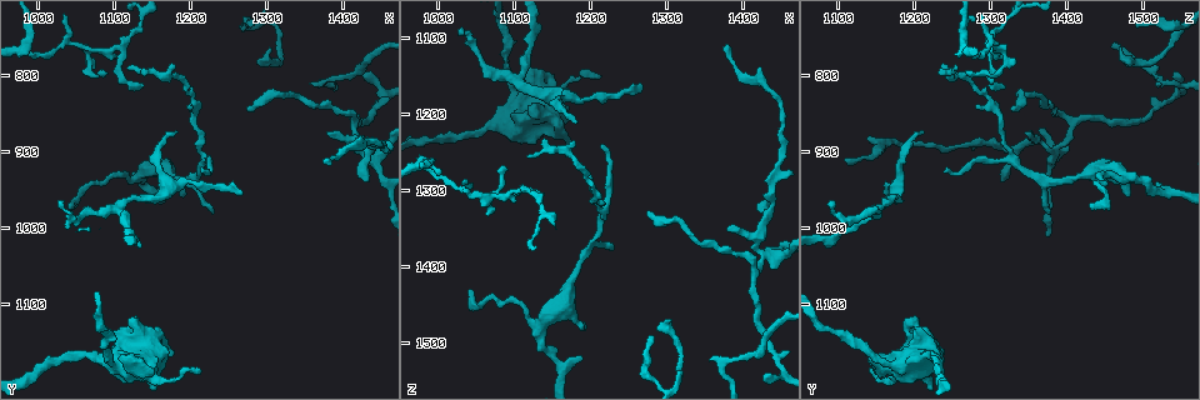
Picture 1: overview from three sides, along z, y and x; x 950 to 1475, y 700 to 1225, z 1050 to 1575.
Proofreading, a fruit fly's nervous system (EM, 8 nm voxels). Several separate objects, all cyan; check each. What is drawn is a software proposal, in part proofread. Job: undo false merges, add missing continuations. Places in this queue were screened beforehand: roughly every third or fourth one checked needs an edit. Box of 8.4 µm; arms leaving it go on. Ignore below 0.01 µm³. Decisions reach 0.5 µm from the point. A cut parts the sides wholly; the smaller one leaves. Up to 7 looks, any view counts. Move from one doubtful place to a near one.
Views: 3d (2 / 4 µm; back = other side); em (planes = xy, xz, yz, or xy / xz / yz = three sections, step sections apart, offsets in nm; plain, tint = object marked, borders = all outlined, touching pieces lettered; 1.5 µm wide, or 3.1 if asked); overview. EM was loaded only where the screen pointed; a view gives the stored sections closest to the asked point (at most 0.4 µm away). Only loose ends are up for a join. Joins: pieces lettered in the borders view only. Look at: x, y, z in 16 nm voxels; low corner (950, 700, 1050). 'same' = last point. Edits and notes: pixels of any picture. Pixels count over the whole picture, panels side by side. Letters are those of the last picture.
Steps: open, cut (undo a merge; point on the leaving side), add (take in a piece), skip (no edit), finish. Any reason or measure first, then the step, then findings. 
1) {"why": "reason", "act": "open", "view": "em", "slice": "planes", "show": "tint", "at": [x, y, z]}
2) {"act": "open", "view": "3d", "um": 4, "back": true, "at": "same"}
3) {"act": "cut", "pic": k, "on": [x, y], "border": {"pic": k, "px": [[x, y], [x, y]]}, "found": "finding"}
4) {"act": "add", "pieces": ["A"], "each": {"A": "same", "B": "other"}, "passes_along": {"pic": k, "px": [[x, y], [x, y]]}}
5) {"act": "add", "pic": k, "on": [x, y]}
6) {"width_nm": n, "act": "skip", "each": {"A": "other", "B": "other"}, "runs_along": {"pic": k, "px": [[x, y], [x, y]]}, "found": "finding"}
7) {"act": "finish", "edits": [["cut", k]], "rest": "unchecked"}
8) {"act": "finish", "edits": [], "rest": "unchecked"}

{"why": "an open end", "act": "open", "view": "em", "slice": "planes", "show": "borders", "at": [1265, 955, 1160]}

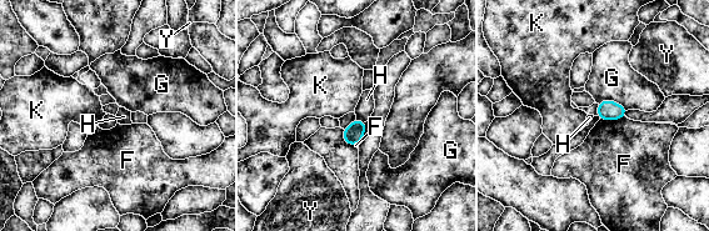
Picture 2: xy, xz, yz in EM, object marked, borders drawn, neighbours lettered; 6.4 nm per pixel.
{"act": "skip", "each": {"F": "other", "G": "other", "H": "other", "K": "other", "Y": "other"}, "border": {"pic": 2, "px": [[357, 117], [365, 121]]}, "found": "no lettered piece goes on from it"}

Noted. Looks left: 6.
{"why": "an open end", "act": "open", "view": "3d", "um": 2, "at": [1380, 905, 1110]}

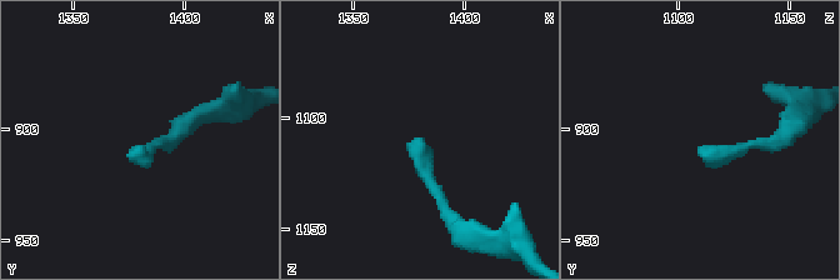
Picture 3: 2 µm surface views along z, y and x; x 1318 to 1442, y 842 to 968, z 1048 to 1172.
{"why": "need the tissue", "act": "open", "view": "em", "slice": "planes", "show": "borders", "at": [1380, 909, 1108]}

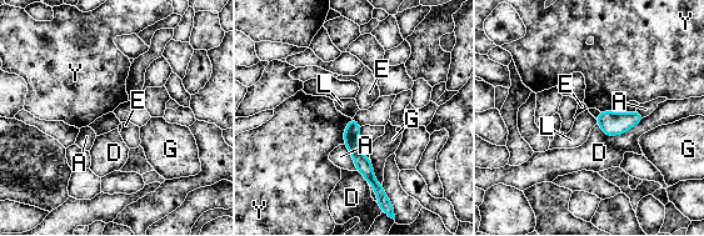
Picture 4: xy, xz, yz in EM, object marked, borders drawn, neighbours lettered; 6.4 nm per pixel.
{"width_nm": 100, "act": "skip", "each": {"A": "other", "D": "other", "E": "other", "G": "other", "L": "other", "Y": "other"}, "found": "none of them fits"}

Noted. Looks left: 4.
{"why": "thick end", "act": "open", "view": "3d", "um": 2, "at": [1130, 1125, 1185]}

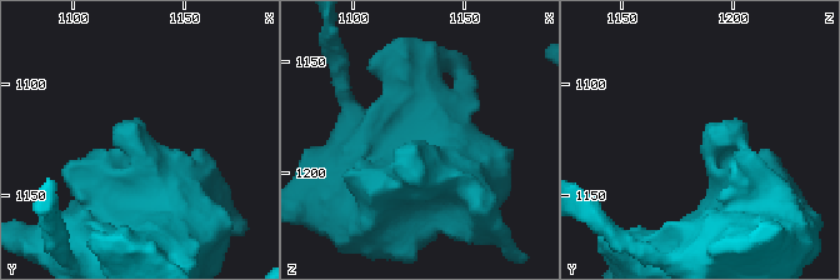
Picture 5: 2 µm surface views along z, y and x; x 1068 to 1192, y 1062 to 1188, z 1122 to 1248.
{"why": "shape alone is not enough", "act": "open", "view": "em", "slice": "planes", "show": "borders", "at": [1125, 1122, 1187]}

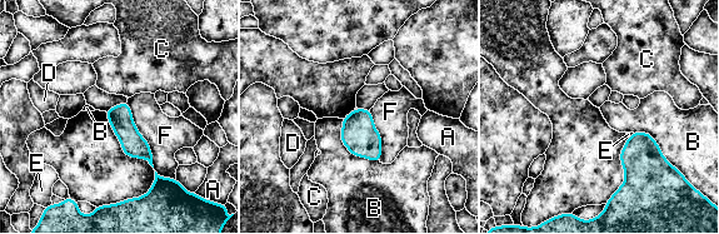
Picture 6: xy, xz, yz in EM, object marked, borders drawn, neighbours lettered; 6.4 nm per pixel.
{"act": "skip", "each": {"A": "other", "B": "other", "C": "other", "D": "other", "E": "other", "F": "other"}, "border": {"pic": 6, "px": [[126, 101], [154, 167]]}, "found": "none of them fits"}

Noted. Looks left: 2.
{"act": "finish", "edits": [], "rest": "unchecked"}

